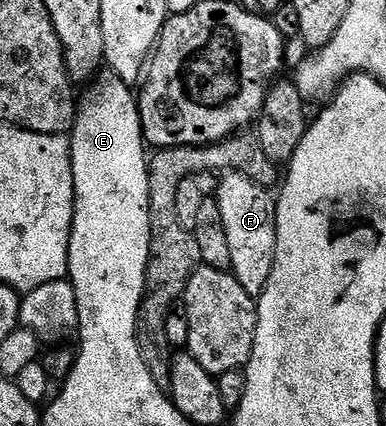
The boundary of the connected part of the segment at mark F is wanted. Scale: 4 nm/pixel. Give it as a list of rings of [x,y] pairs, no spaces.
[[[231,171],[219,185],[217,200],[221,207],[221,219],[225,219],[225,235],[229,235],[231,254],[230,272],[249,291],[249,295],[258,298],[269,283],[269,275],[275,262],[275,244],[277,227],[275,226],[276,198],[271,197],[266,188],[238,171]]]

